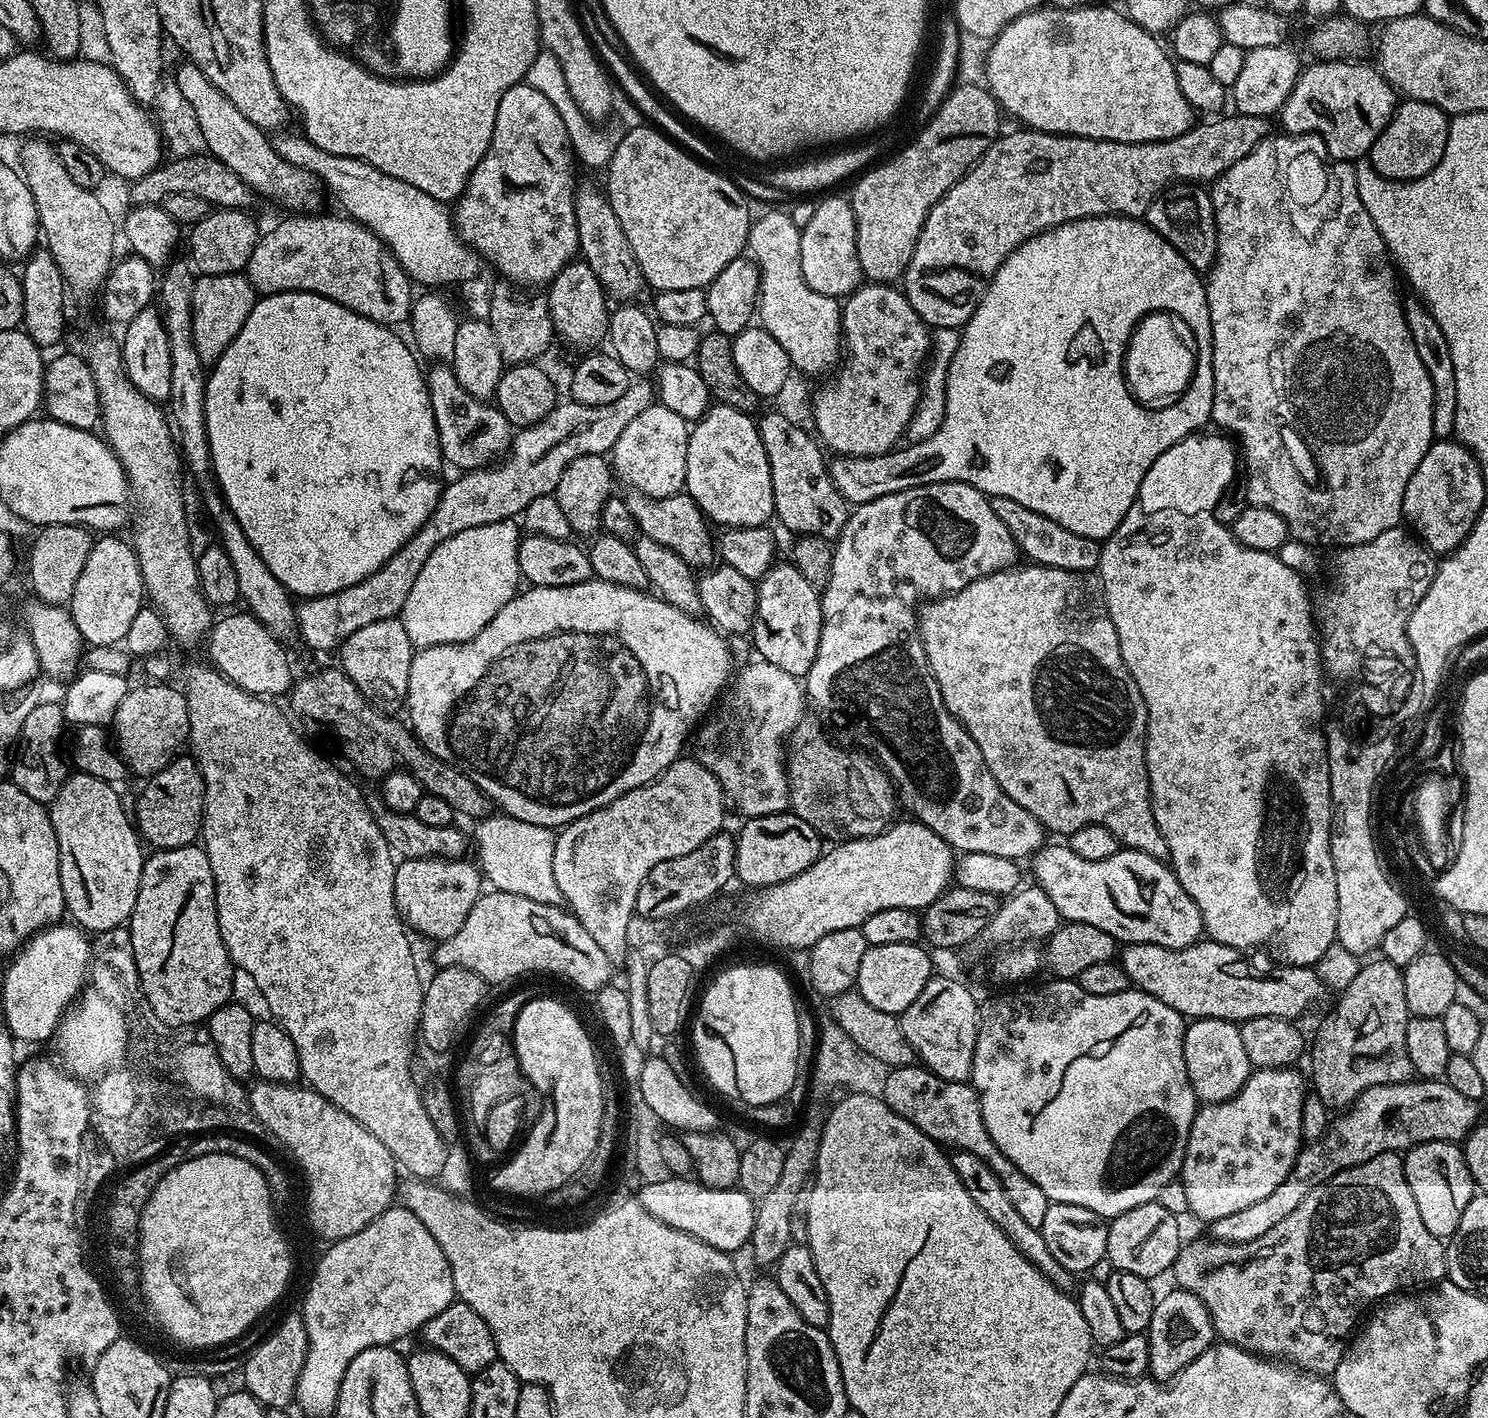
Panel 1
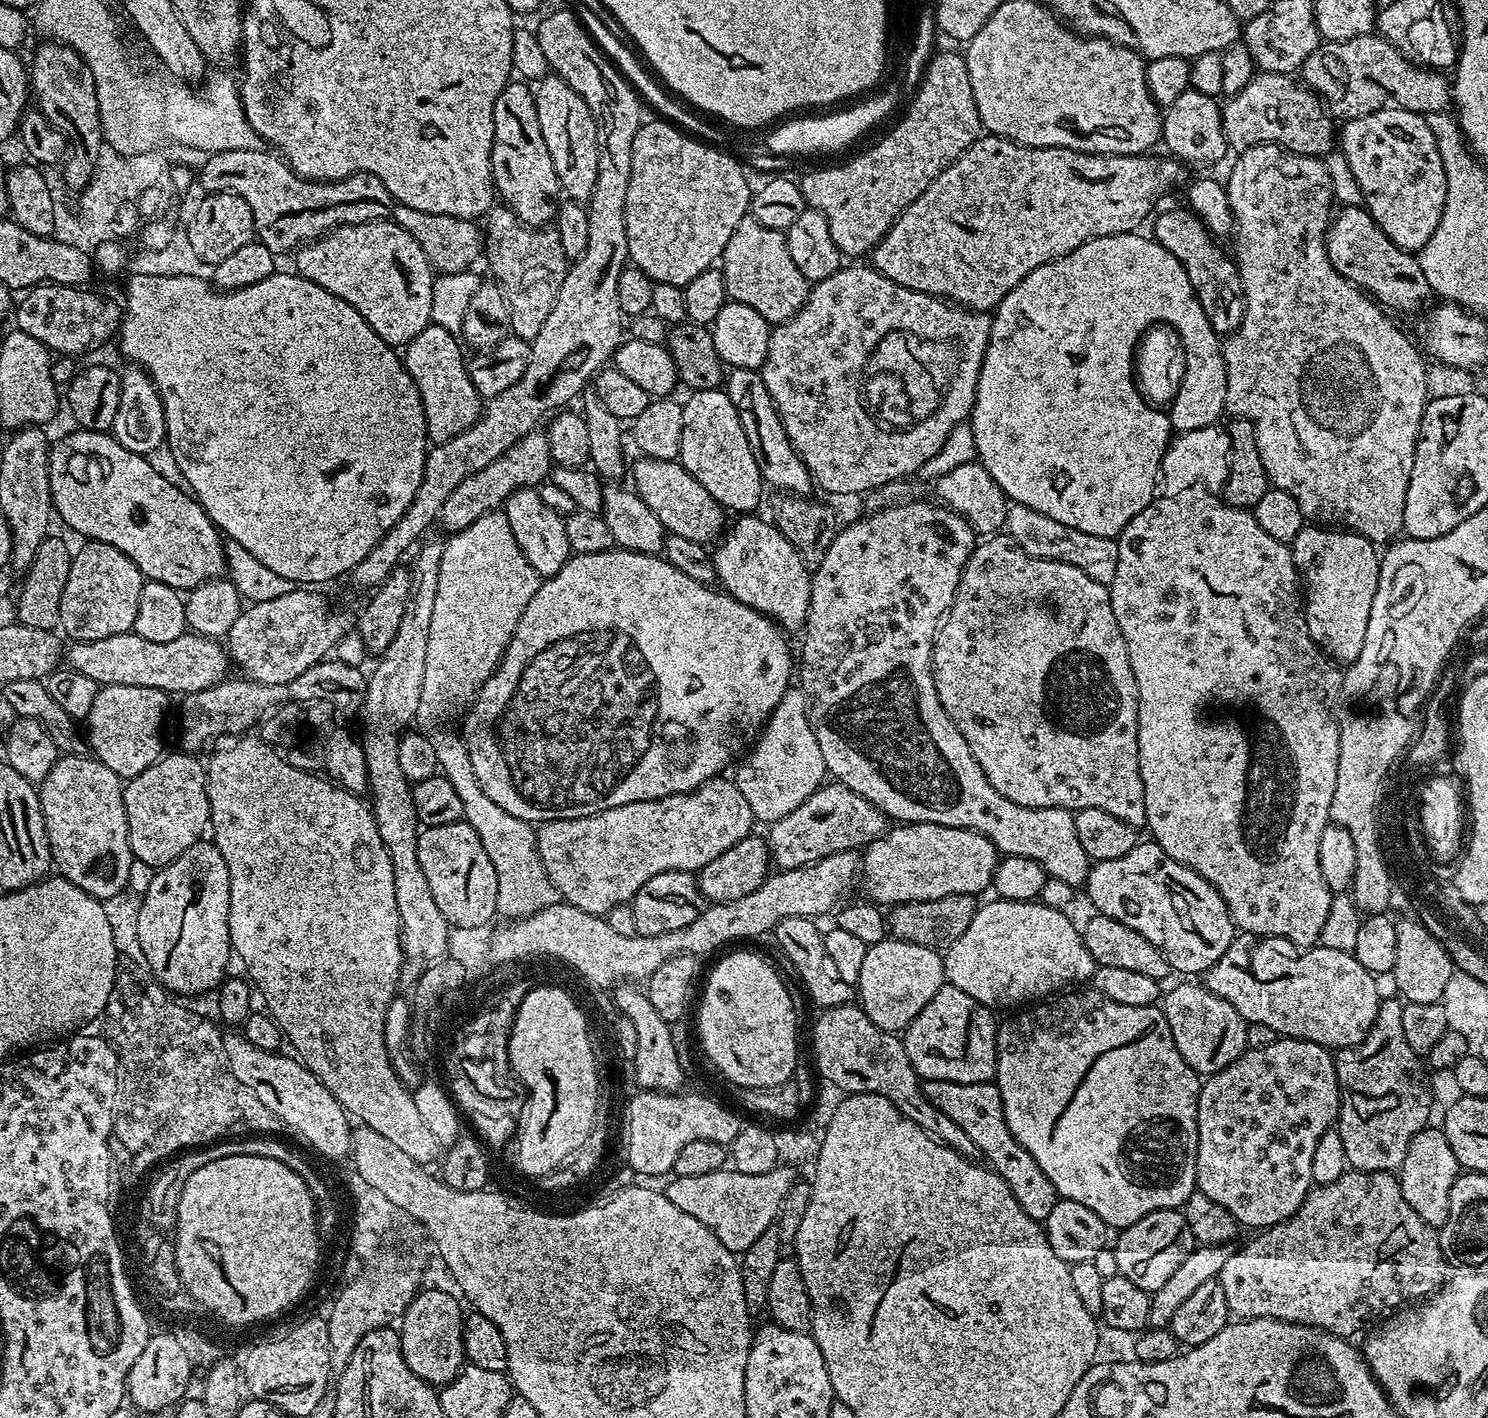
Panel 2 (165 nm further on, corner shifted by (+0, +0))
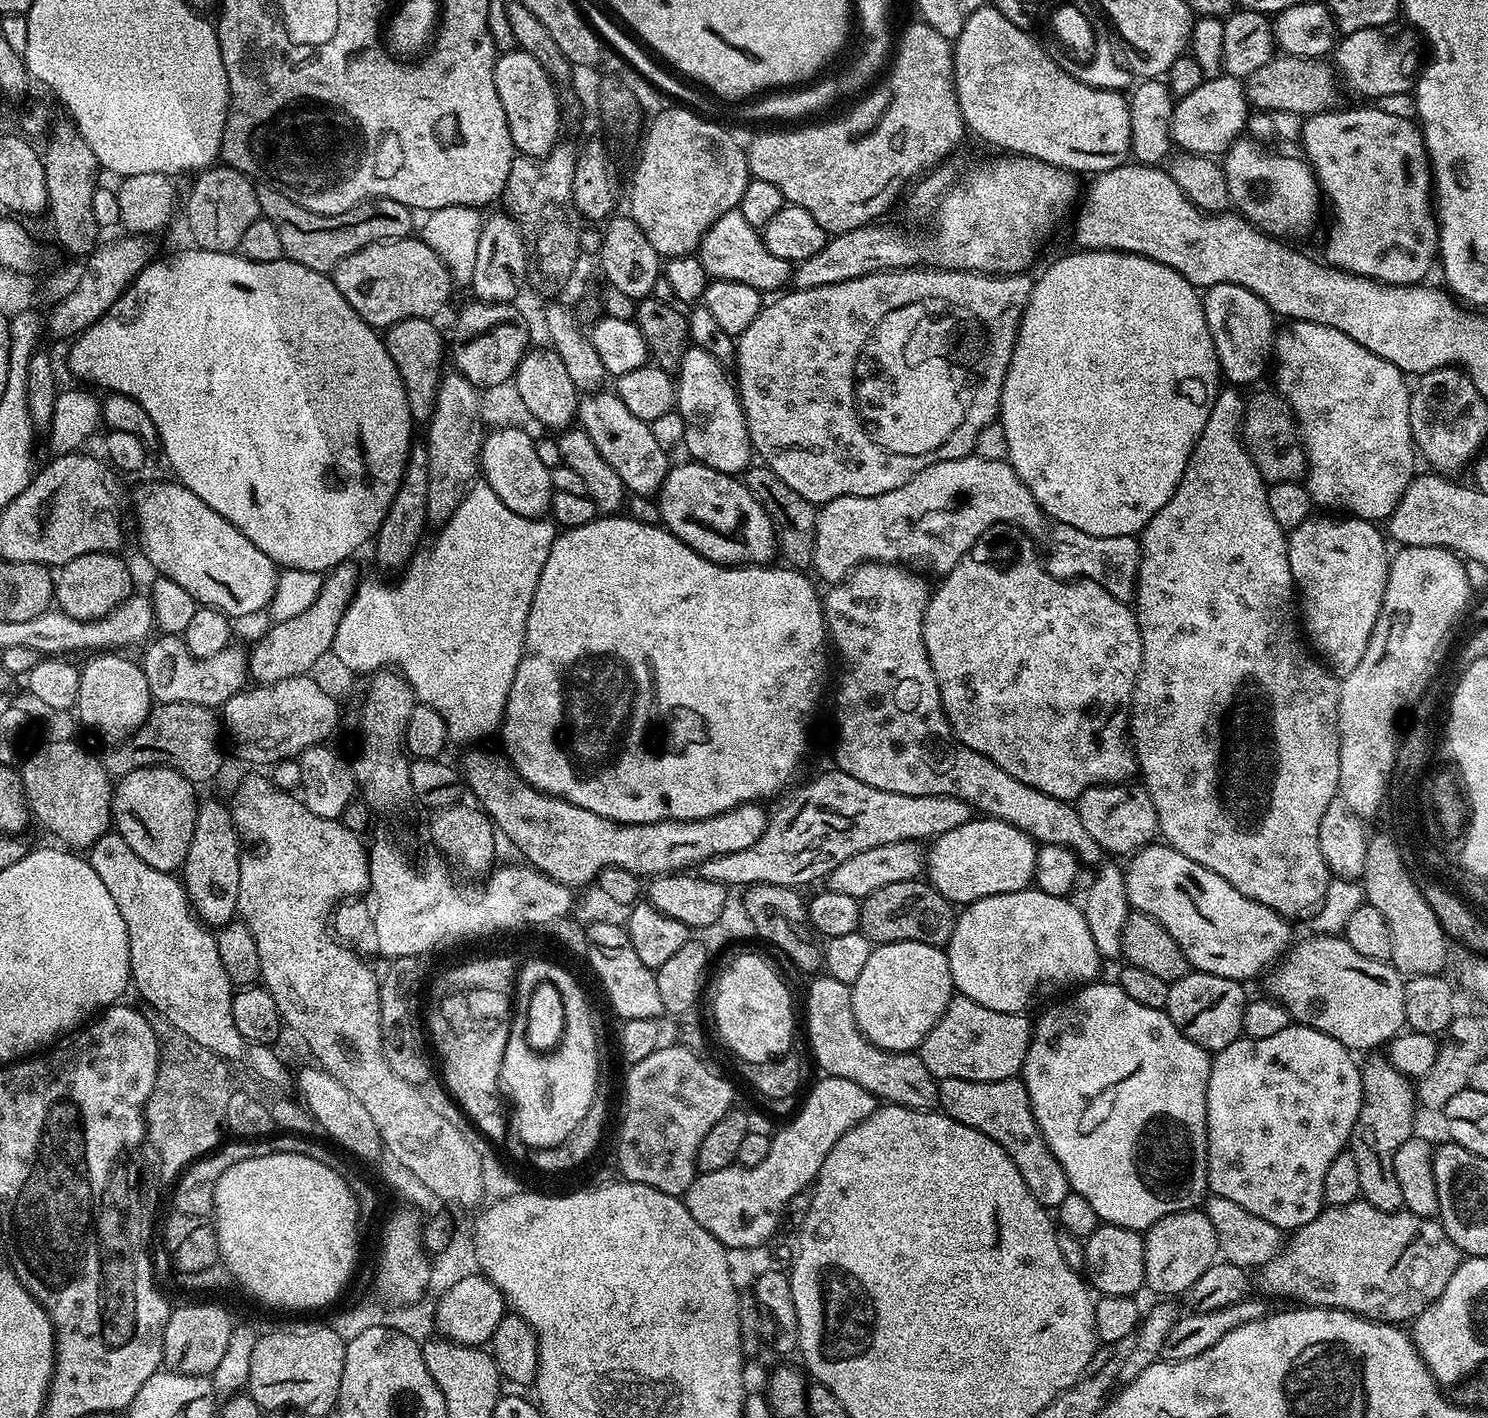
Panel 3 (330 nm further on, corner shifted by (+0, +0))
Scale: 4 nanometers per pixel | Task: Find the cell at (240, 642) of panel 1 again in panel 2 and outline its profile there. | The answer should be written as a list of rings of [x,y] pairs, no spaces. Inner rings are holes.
[[[134,631],[109,638],[75,641],[66,652],[67,665],[85,674],[96,684],[145,686],[162,689],[171,695],[185,696],[220,684],[229,675],[231,659],[217,640],[196,633],[185,632],[171,642],[151,642]]]

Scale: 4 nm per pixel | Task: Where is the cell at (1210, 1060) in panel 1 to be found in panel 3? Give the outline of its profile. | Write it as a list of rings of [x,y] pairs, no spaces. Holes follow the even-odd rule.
[[[1190,970],[1180,980],[1169,983],[1166,1011],[1183,1036],[1209,1052],[1217,1052],[1239,1039],[1243,1031],[1241,1020],[1248,1001],[1243,988],[1241,981]]]

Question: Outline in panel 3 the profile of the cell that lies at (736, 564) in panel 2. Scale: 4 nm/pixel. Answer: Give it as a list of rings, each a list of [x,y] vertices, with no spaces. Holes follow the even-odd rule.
[[[673,463],[662,482],[658,493],[660,524],[715,564],[771,565],[778,556],[776,531],[743,479],[727,476],[705,464],[687,463]]]

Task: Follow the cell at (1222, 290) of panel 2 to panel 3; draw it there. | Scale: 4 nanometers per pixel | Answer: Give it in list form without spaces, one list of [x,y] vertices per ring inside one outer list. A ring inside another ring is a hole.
[[[1215,284],[1213,288],[1207,289],[1202,296],[1204,302],[1204,317],[1208,323],[1208,329],[1212,335],[1212,341],[1216,347],[1216,357],[1220,363],[1223,379],[1229,385],[1241,386],[1240,384],[1252,384],[1264,376],[1264,371],[1269,371],[1274,360],[1274,313],[1272,309],[1258,298],[1250,290],[1246,290],[1237,284]]]

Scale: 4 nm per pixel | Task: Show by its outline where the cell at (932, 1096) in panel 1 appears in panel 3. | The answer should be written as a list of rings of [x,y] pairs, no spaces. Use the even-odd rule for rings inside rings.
[[[946,1078],[939,1081],[938,1087],[939,1107],[944,1115],[962,1122],[962,1126],[970,1126],[994,1138],[994,1142],[998,1142],[998,1146],[1002,1146],[1002,1150],[1010,1154],[1014,1166],[1018,1166],[1018,1174],[1022,1174],[1030,1194],[1034,1194],[1043,1208],[1055,1210],[1070,1190],[1066,1170],[1062,1170],[1058,1158],[1054,1158],[1050,1146],[1046,1146],[1042,1138],[1023,1079],[974,1082],[962,1078]]]

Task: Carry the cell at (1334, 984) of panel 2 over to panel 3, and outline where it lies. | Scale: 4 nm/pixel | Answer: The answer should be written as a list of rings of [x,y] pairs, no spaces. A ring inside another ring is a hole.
[[[1317,935],[1312,939],[1316,940],[1304,940],[1300,945],[1297,943],[1296,957],[1285,968],[1277,967],[1267,977],[1267,995],[1278,1001],[1295,1023],[1304,1024],[1322,1034],[1330,1034],[1330,1038],[1342,1042],[1342,1046],[1350,1050],[1376,1048],[1379,1044],[1381,1047],[1399,1036],[1408,1018],[1404,1001],[1405,977],[1391,963],[1362,958],[1362,954],[1358,954],[1358,950],[1354,950],[1354,946],[1347,944],[1339,935]]]

